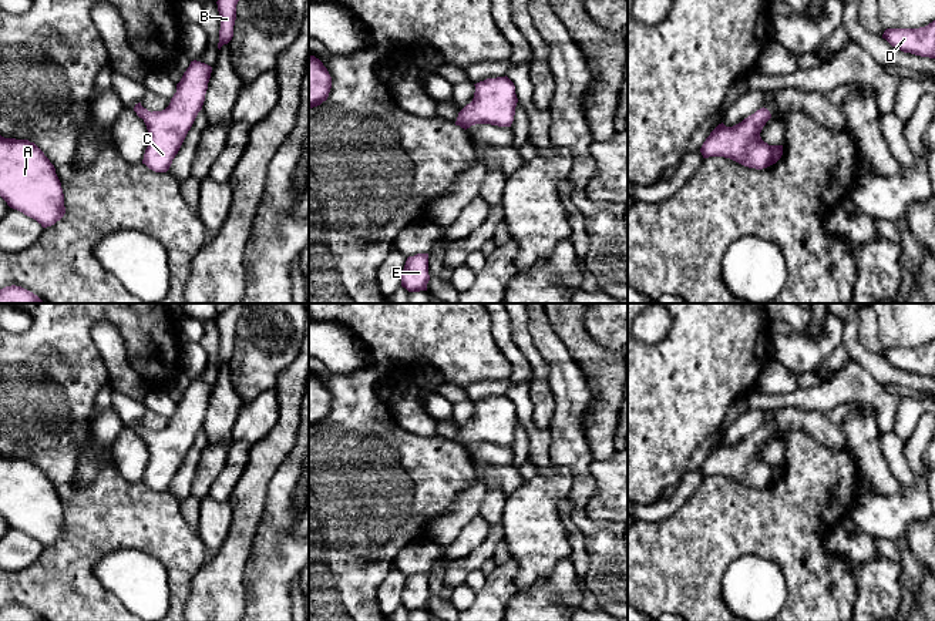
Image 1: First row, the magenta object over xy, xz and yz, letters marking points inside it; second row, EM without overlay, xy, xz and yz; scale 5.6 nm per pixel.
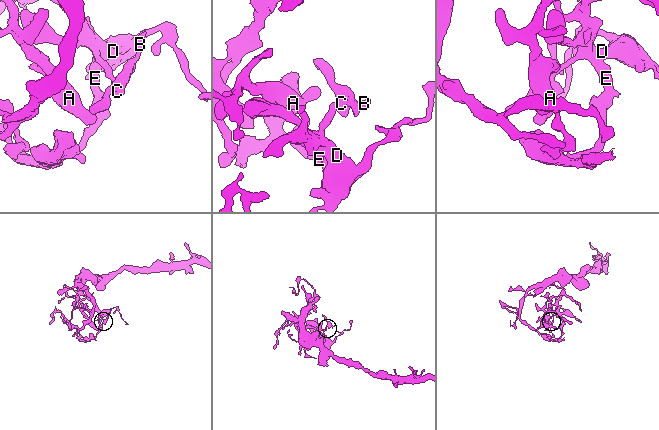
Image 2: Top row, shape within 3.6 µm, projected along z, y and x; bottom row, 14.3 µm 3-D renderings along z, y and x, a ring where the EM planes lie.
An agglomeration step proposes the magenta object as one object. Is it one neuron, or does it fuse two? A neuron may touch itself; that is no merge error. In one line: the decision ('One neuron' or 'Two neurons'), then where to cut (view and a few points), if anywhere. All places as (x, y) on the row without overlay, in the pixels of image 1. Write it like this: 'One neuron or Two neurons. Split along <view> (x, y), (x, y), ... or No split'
One neuron. No split

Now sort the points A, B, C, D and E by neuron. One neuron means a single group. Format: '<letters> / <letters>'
A B C D E

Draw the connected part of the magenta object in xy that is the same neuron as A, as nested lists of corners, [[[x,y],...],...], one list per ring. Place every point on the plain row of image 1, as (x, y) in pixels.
[[[0,454],[0,516],[43,547],[54,544],[65,533],[56,487],[28,459]]]

